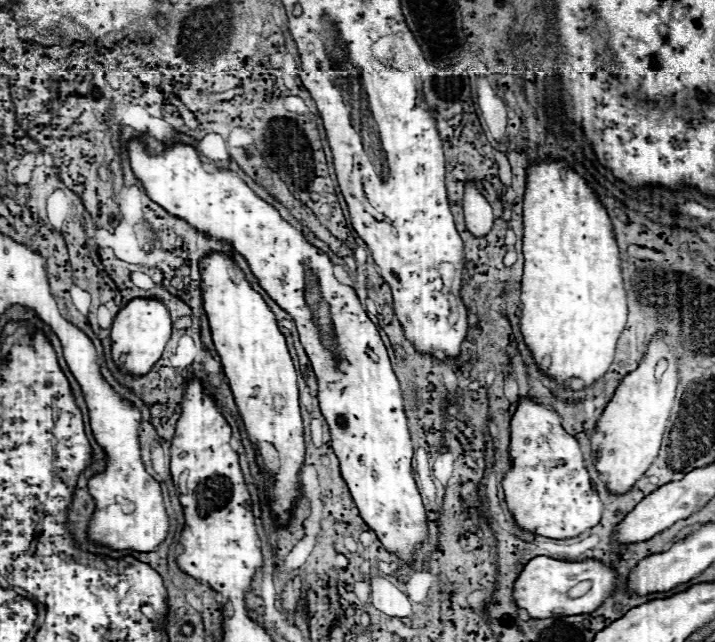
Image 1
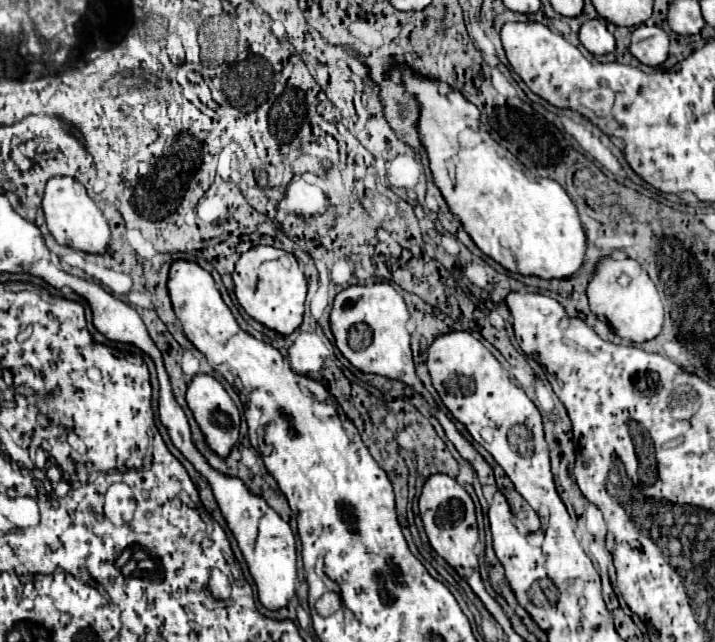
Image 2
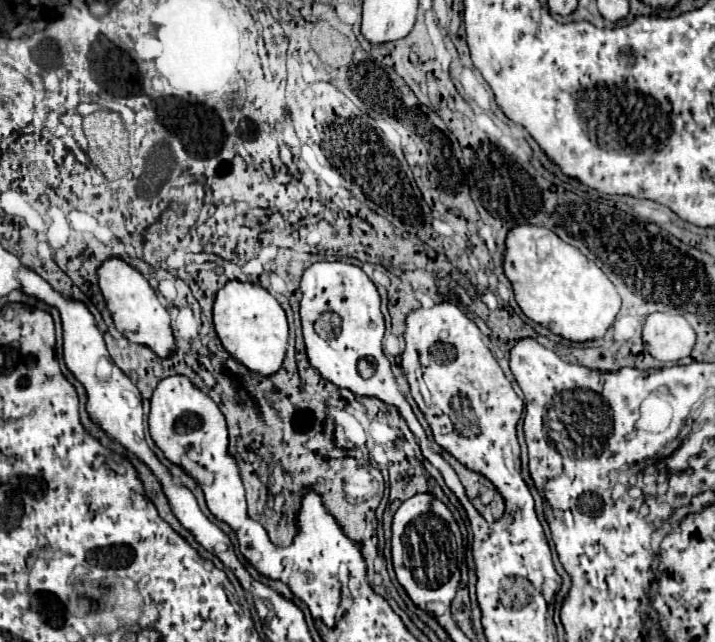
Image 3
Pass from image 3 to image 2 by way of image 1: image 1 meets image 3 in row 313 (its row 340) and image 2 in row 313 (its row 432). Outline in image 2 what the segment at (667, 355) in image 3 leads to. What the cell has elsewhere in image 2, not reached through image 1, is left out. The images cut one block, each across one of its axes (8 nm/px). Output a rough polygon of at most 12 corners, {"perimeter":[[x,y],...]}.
{"perimeter":[[602,256],[592,314],[626,340],[660,334],[664,306],[632,258]]}

